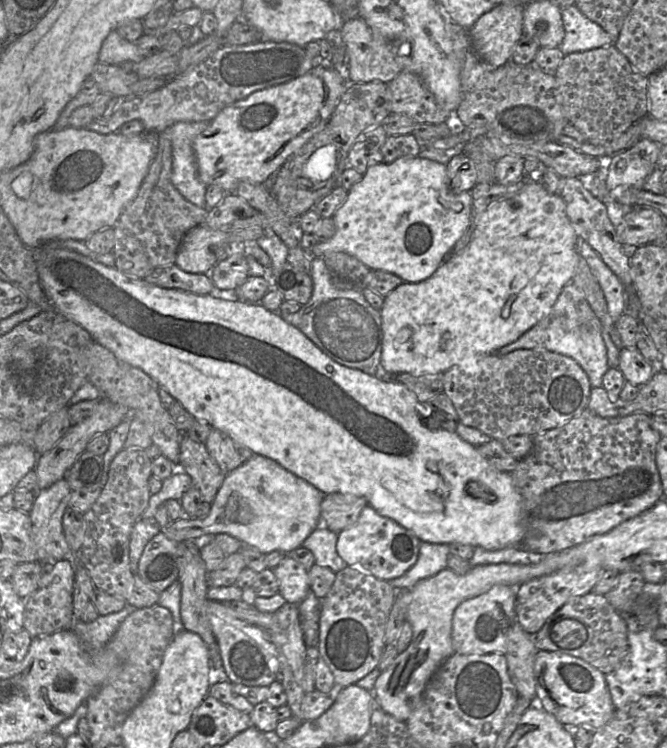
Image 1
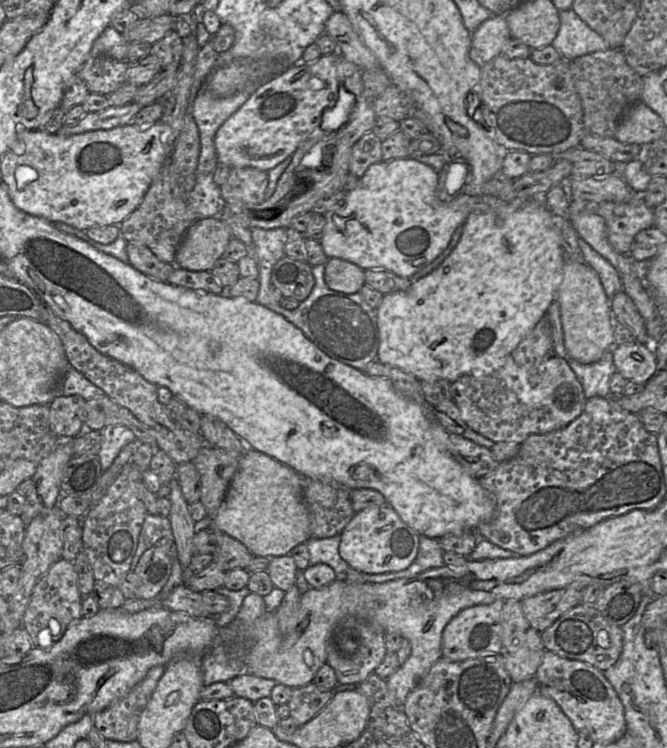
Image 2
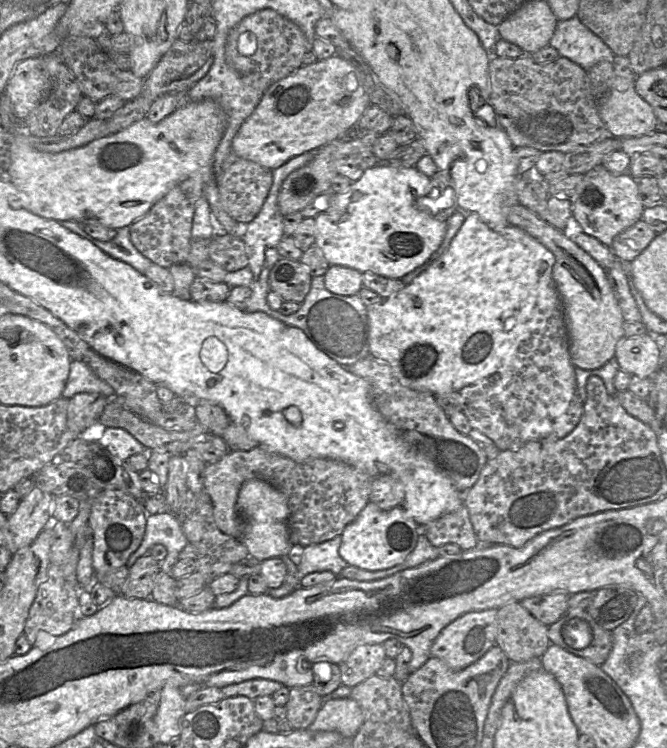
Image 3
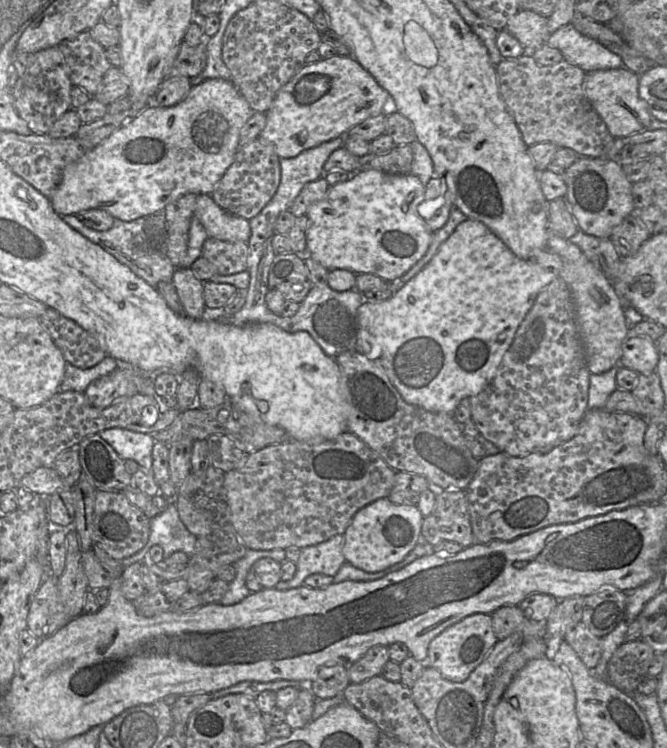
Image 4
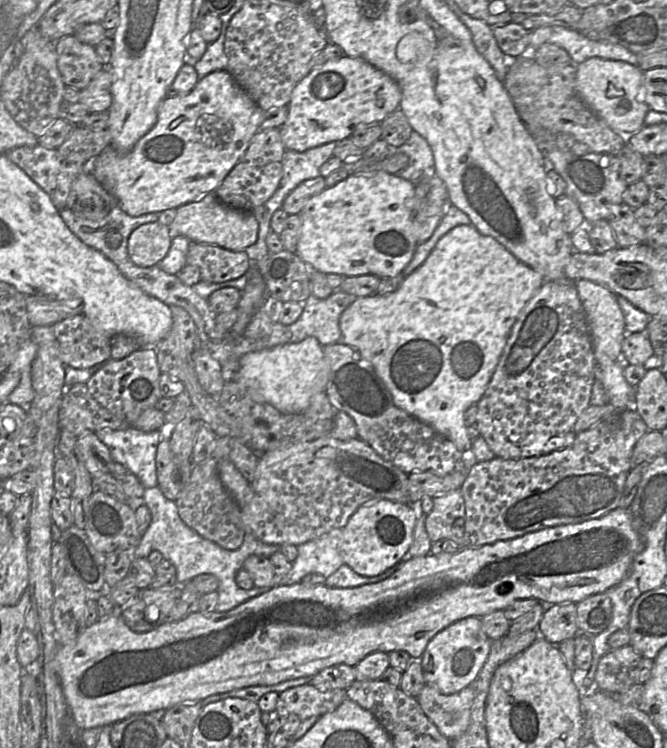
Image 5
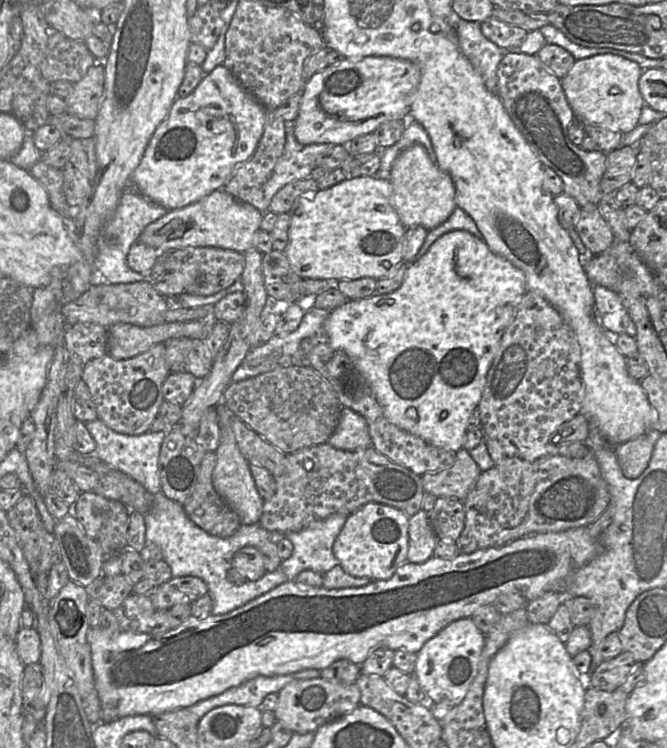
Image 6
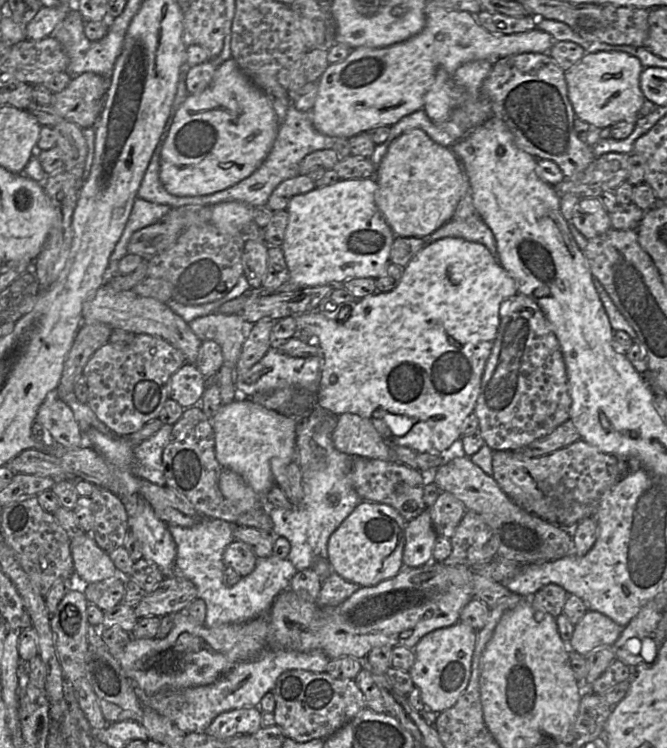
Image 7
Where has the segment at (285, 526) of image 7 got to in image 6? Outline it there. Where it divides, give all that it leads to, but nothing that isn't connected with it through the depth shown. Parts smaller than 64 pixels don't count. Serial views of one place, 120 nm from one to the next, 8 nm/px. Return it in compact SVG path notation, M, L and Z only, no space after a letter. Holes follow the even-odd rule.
M336 513L299 531L285 534L293 544L293 552L289 558L282 560L280 569L289 581L294 581L303 570L325 574L339 565L332 546L348 516Z

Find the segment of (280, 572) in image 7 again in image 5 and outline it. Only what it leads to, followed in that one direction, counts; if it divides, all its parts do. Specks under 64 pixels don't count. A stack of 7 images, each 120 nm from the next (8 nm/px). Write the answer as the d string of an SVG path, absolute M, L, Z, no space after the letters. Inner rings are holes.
M157 486L145 489L142 503L150 510L152 519L139 545L131 551L132 558L147 558L154 550L161 552L164 559L169 560L175 566L176 581L179 585L189 582L200 574L213 574L219 583L217 588L219 598L216 605L218 612L229 611L270 589L270 587L255 586L251 589L242 589L237 585L235 575L243 568L243 563L247 557L260 555L268 558L280 551L279 545L263 543L251 534L245 533L243 543L238 549L224 549L188 527L181 519L175 501L167 499Z

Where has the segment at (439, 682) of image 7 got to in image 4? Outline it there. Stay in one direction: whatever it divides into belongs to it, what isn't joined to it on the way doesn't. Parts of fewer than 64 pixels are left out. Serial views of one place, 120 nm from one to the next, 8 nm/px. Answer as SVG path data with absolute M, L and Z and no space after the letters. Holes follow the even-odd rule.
M472 614L448 627L431 640L425 666L437 669L449 681L463 682L485 659L497 641L498 639L493 631L491 615Z

